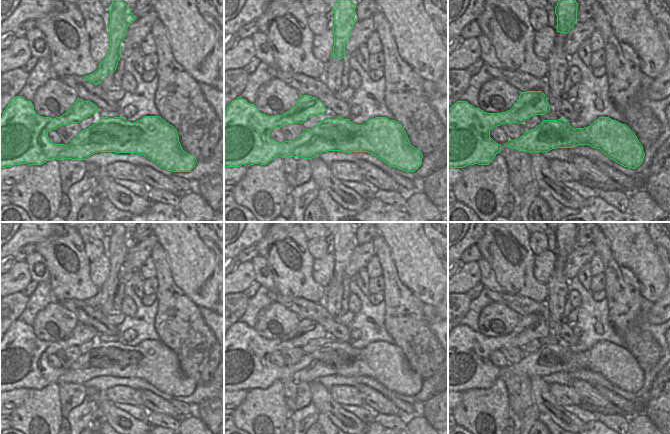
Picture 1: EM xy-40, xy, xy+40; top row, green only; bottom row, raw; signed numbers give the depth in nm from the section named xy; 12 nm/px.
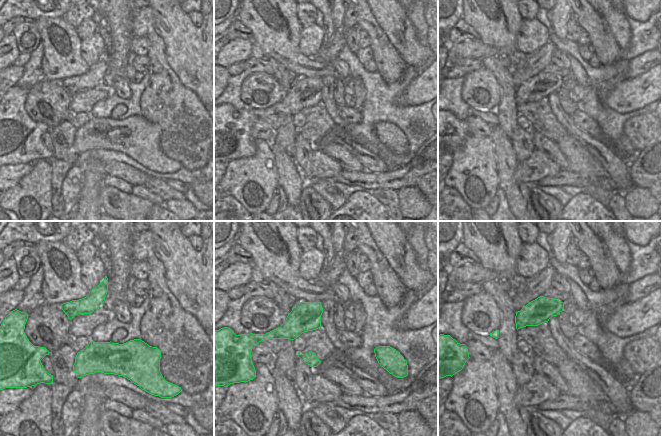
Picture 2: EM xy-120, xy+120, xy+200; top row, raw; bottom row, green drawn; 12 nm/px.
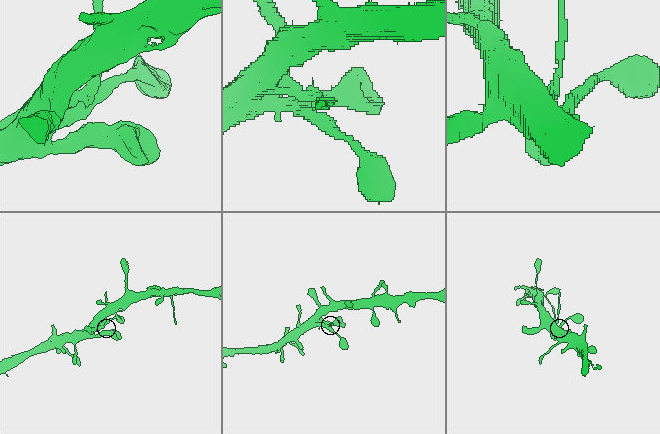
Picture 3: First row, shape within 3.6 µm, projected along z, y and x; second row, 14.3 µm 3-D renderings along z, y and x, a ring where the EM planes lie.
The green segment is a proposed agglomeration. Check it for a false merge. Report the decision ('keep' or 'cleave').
keep

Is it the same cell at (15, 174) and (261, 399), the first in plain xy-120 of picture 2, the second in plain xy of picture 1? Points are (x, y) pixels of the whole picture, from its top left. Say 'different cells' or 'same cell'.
different cells

